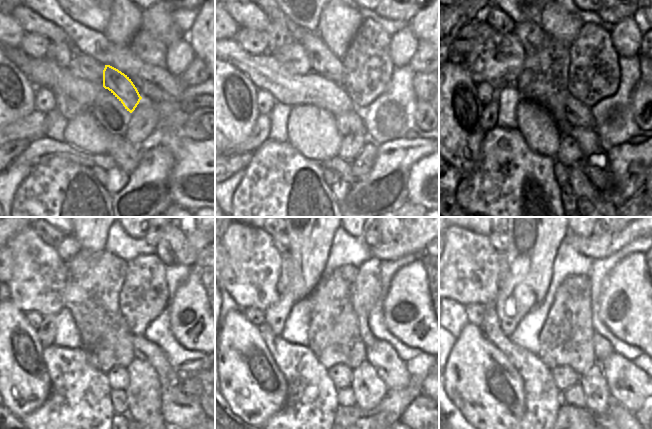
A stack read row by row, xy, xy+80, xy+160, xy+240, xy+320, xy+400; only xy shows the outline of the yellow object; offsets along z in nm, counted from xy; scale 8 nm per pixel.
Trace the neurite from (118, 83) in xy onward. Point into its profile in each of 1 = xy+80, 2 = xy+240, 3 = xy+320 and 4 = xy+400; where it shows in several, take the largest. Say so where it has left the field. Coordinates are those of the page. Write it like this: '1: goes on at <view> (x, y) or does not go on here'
1: goes on at xy+80 (323, 61)
2: goes on at xy+240 (69, 247)
3: goes on at xy+320 (281, 242)
4: goes on at xy+400 (500, 241)

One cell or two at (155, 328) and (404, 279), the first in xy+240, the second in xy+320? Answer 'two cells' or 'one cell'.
two cells

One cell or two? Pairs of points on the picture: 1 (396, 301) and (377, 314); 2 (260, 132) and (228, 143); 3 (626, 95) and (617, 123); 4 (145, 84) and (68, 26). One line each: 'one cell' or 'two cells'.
1: two cells
2: two cells
3: one cell
4: one cell

